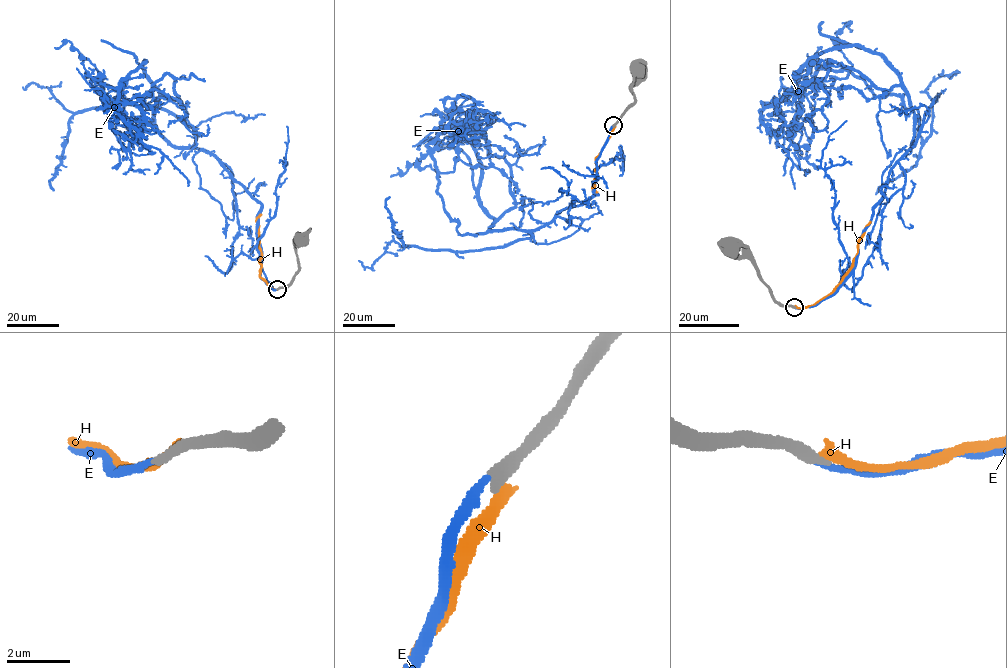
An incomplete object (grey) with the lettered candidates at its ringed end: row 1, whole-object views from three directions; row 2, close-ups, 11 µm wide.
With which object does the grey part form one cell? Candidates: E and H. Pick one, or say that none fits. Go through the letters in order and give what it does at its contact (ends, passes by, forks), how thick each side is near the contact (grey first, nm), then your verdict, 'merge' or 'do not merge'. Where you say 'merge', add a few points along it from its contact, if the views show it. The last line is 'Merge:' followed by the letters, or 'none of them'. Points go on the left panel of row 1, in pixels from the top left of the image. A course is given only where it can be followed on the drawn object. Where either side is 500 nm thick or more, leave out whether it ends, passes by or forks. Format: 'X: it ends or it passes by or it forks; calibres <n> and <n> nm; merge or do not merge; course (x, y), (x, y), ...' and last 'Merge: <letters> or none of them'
E: it ends; calibres 400 and 200 nm; merge; course (277, 289), (260, 275), (261, 204), (214, 156), (160, 134), (144, 61), (116, 109), (188, 186)
H: it ends; calibres 400 and 320 nm; do not merge
Merge: E

